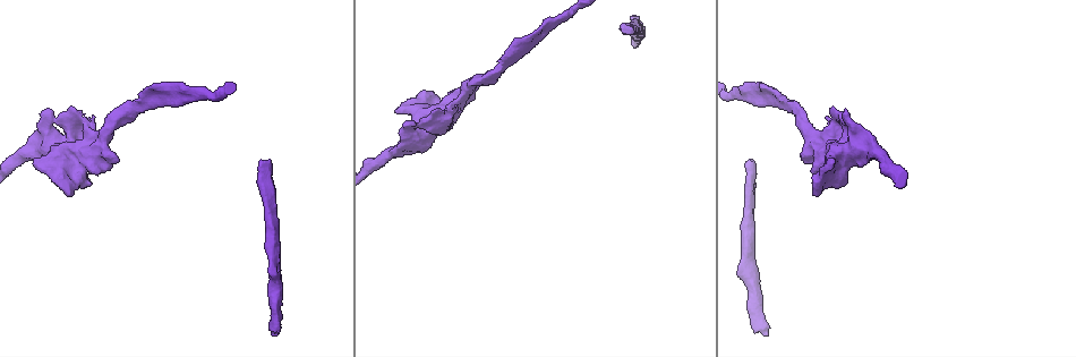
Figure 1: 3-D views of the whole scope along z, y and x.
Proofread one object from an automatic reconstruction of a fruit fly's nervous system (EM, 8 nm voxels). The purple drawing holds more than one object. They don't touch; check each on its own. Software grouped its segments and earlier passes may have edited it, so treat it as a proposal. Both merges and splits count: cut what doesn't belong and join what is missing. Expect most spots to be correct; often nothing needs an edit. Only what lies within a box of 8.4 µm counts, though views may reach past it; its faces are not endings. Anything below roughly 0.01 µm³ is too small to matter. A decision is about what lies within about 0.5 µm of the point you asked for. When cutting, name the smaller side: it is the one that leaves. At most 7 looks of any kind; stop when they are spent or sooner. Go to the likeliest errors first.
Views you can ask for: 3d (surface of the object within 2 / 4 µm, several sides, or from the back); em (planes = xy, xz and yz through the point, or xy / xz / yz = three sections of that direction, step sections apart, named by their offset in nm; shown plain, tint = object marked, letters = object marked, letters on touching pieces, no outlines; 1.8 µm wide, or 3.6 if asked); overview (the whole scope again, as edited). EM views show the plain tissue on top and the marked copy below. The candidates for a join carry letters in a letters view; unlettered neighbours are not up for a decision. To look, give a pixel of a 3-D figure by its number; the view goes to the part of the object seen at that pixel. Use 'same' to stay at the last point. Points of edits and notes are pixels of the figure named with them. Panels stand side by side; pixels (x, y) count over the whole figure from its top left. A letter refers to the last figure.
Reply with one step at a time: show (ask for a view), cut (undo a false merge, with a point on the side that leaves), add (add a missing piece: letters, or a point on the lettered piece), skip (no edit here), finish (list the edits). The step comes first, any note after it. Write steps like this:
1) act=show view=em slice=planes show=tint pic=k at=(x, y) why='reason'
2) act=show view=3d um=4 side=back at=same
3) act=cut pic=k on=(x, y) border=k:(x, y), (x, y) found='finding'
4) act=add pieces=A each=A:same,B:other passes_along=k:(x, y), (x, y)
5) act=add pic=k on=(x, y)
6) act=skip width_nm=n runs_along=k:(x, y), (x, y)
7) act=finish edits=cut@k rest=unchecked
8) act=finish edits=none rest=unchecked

act=show view=3d um=2 pic=1 at=(749, 159)

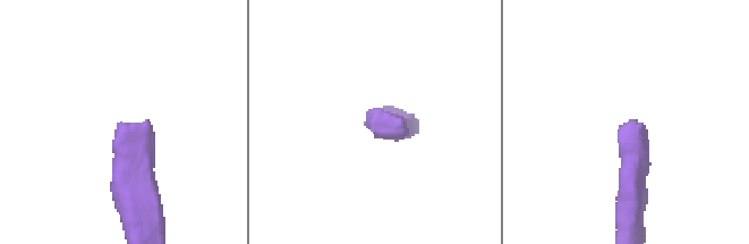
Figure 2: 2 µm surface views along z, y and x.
act=show view=em slice=planes show=letters pic=2 at=(633, 122)

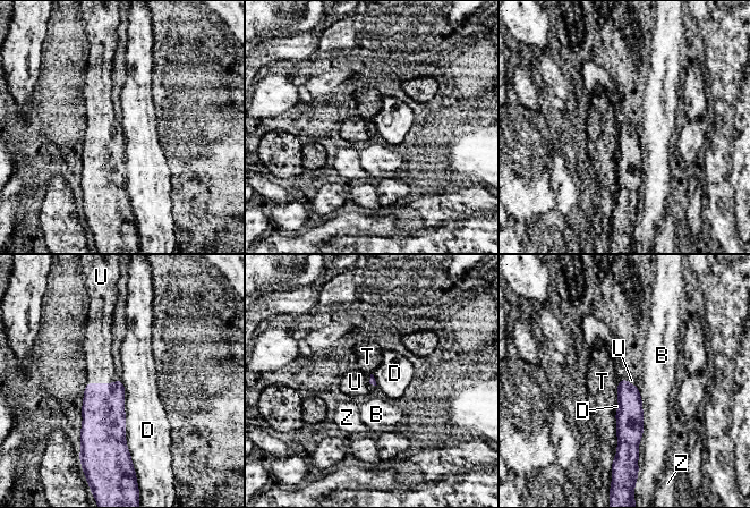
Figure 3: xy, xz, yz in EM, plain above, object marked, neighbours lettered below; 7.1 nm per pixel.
act=add pieces=U each=B:other,D:other,T:other,U:same,Z:other passes_along=3:(103, 414), (102, 383), (99, 367) found='the neuron continues'

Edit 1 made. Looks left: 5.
act=show view=3d um=4 pic=1 at=(765, 334) why='branch stops here'

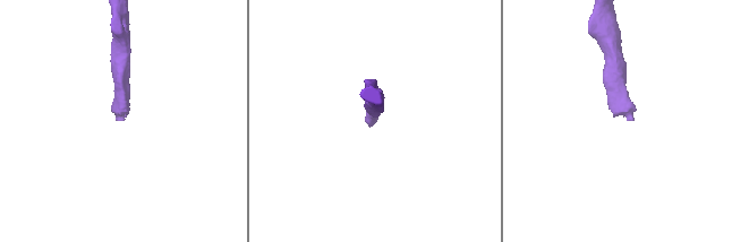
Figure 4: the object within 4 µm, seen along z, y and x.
act=show view=em slice=planes show=tint pic=4 at=(121, 120) why='need the tissue'

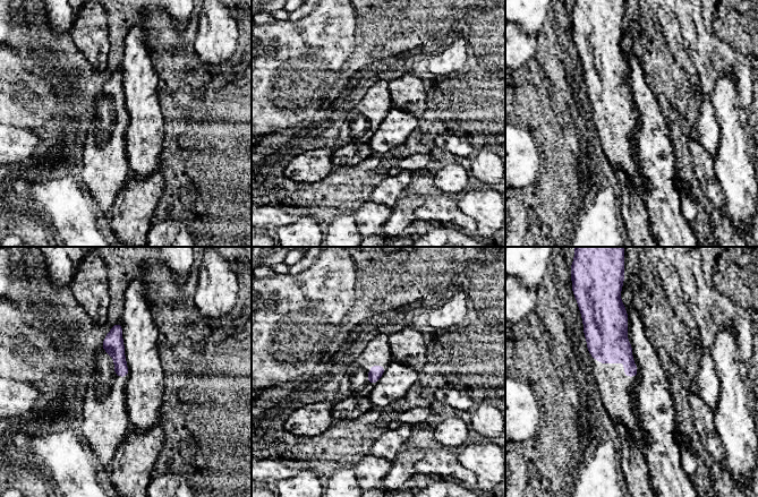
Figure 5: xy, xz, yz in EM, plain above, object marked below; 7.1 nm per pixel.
act=show view=em slice=planes show=letters at=same

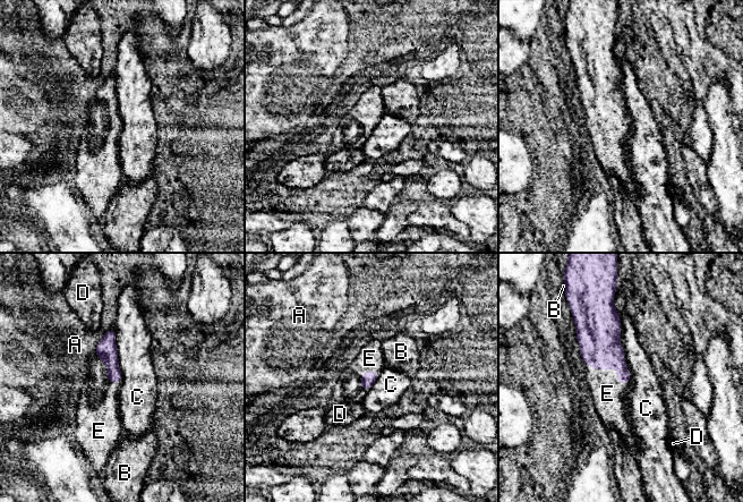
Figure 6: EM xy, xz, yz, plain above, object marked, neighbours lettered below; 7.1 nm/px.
act=add pieces=E each=A:other,B:other,C:other,D:other,E:same passes_along=6:(598, 334), (613, 366), (607, 393) found='it goes on there'

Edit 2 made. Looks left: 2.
act=show view=3d um=4 pic=1 at=(83, 115)

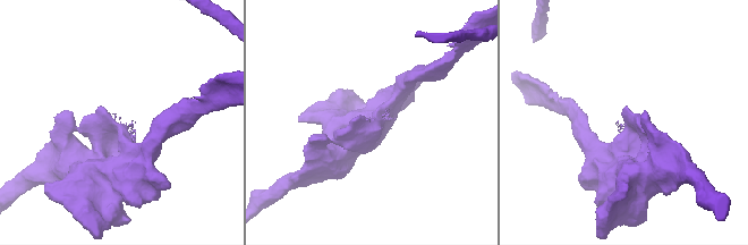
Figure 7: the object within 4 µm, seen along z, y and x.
act=show view=em slice=planes show=letters pic=7 at=(627, 121)

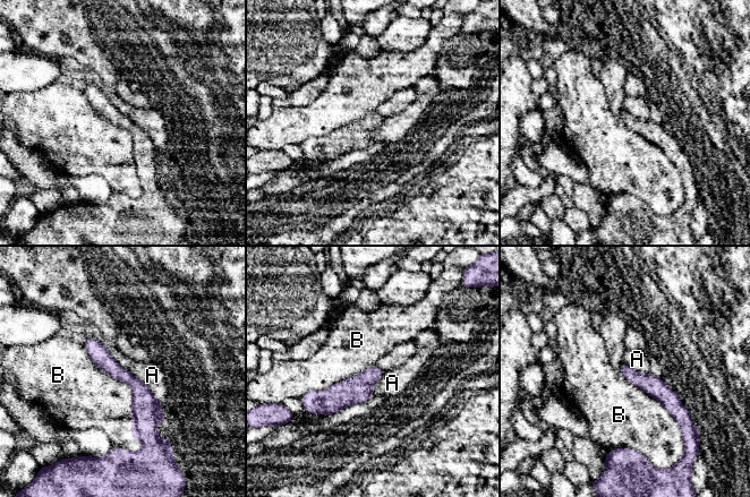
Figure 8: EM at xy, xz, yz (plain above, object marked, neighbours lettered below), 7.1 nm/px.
act=skip each=A:other,B:other runs_along=8:(91, 341), (141, 391), (143, 436) found='one neuron here'

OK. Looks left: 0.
act=finish edits=add@3,add@6 rest=unchecked

